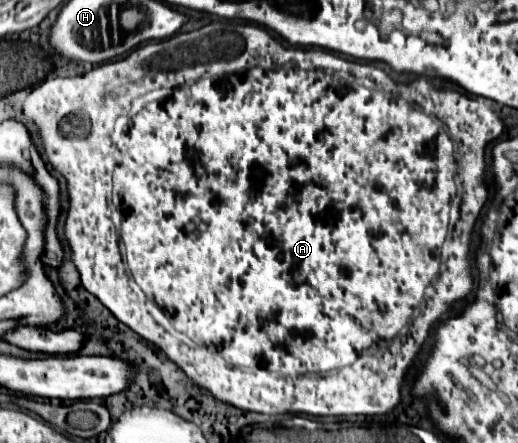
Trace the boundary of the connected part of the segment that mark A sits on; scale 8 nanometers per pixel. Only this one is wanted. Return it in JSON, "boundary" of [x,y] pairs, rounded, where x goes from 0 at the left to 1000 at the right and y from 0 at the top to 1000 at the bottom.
{"boundary":[[[405,50],[402,59],[375,68],[375,72],[344,72],[332,86],[309,90],[309,95],[286,95],[266,104],[251,126],[208,140],[197,149],[185,149],[162,172],[147,176],[100,176],[69,194],[58,217],[46,230],[46,257],[58,262],[69,284],[77,289],[85,339],[97,361],[97,370],[124,393],[131,411],[131,438],[135,438],[135,474],[127,492],[127,537],[139,560],[139,591],[147,596],[162,650],[181,664],[236,731],[255,740],[263,754],[270,754],[278,767],[301,777],[336,822],[344,822],[367,862],[375,871],[398,876],[409,885],[409,894],[425,907],[448,912],[463,926],[486,926],[506,935],[595,935],[595,939],[683,939],[683,935],[745,935],[761,916],[772,912],[772,871],[780,858],[784,835],[799,817],[799,808],[811,795],[811,781],[826,763],[836,738],[846,729],[853,709],[863,709],[878,686],[892,686],[915,659],[909,612],[911,578],[905,569],[911,510],[942,447],[938,424],[931,420],[934,397],[934,334],[942,321],[958,316],[969,293],[969,266],[938,235],[934,221],[923,217],[896,217],[875,199],[840,199],[820,174],[805,174],[790,185],[776,187],[757,178],[743,158],[734,158],[716,140],[676,140],[660,135],[656,126],[645,126],[641,117],[625,113],[568,113],[537,99],[514,68],[486,59],[486,54],[436,54],[436,50]]]}

